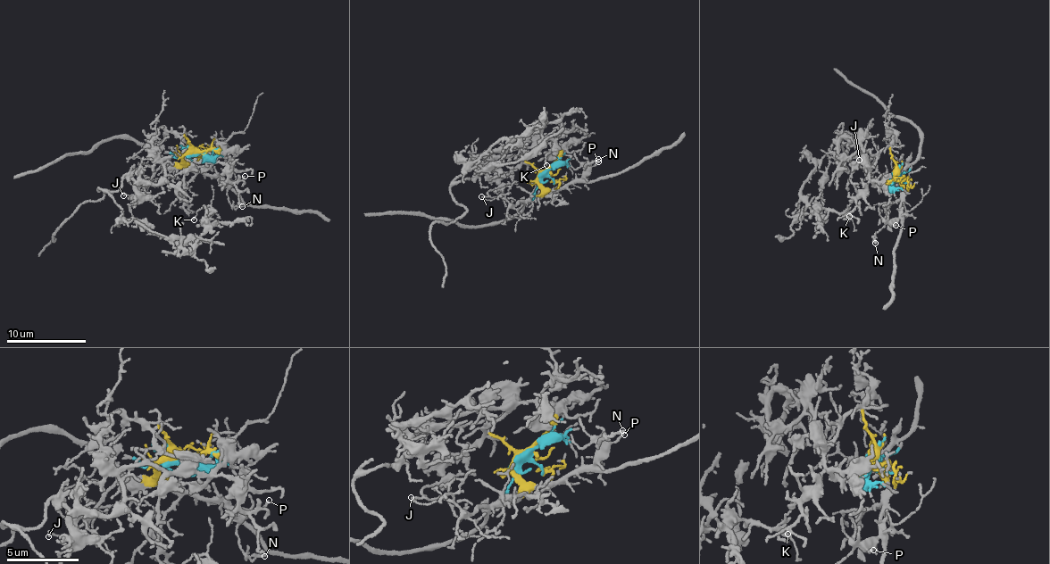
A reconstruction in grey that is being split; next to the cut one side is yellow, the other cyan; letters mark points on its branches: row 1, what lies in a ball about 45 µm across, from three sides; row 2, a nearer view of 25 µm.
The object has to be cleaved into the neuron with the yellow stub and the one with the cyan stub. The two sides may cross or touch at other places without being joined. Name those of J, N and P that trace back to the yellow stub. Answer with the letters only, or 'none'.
J, N, P

